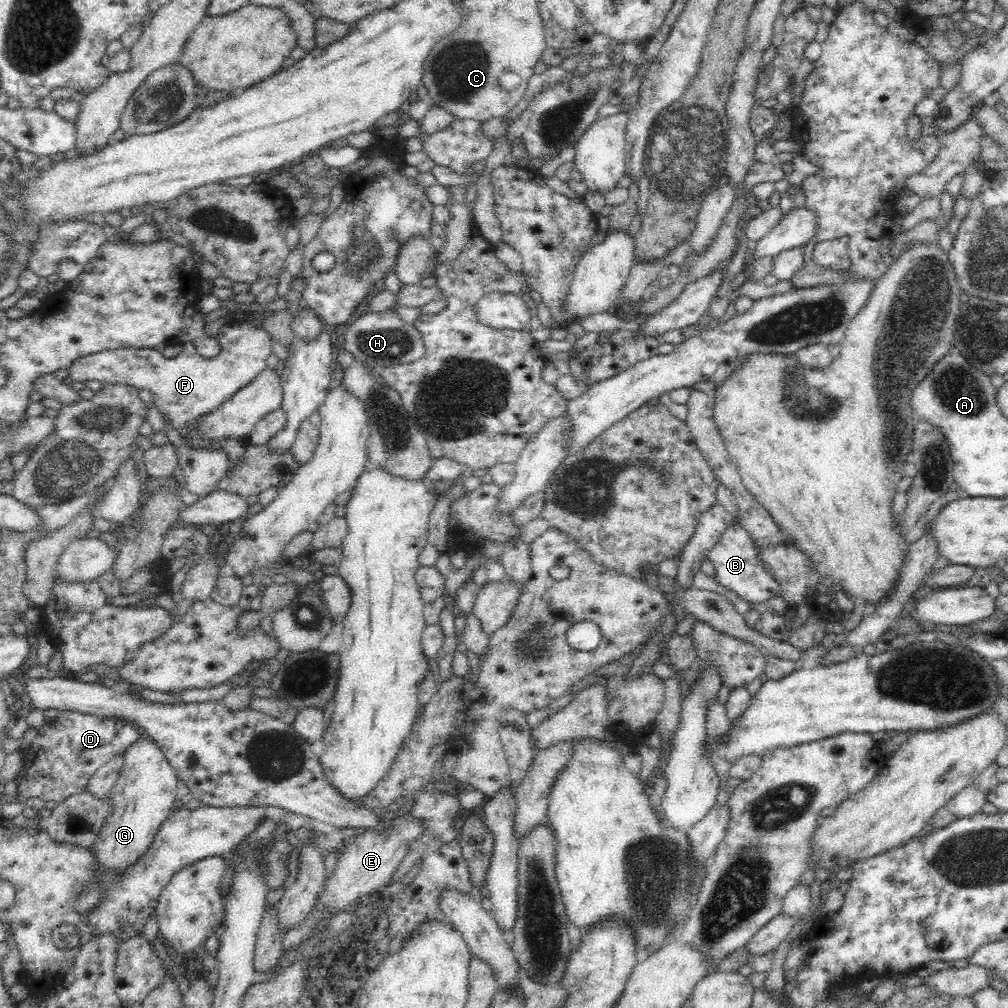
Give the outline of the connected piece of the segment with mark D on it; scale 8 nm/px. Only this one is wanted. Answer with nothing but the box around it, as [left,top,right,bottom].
[17,712,141,801]

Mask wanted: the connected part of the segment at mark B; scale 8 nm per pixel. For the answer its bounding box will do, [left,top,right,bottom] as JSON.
[707,523,778,603]

